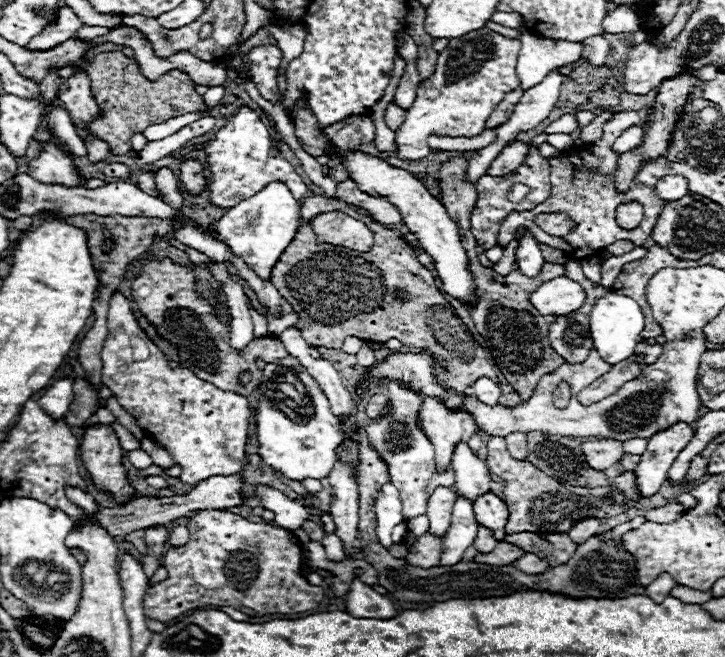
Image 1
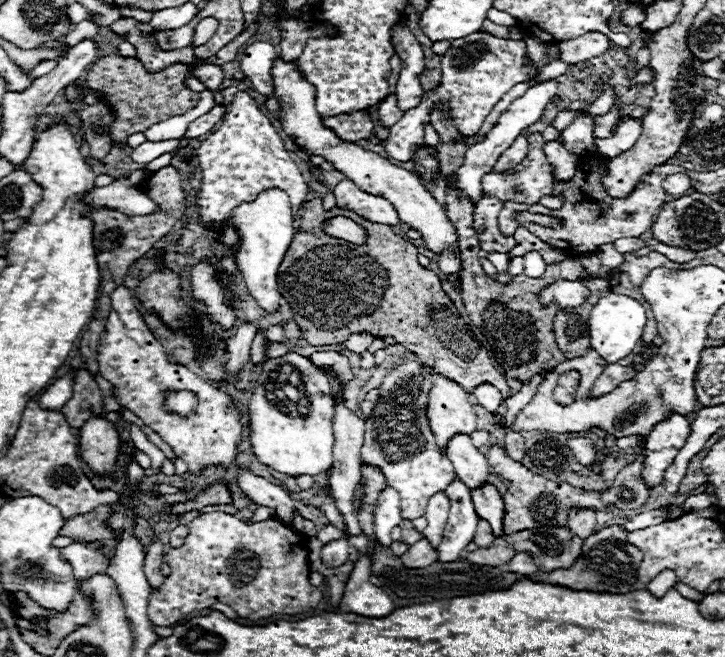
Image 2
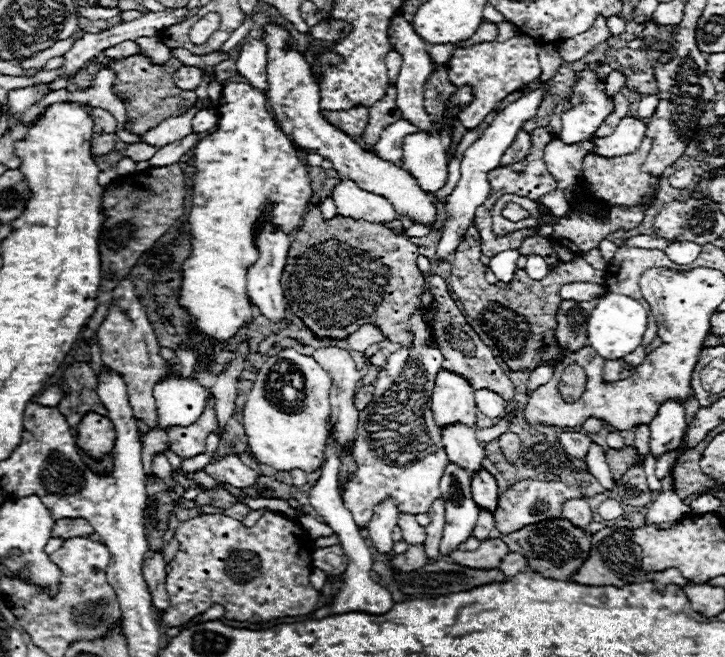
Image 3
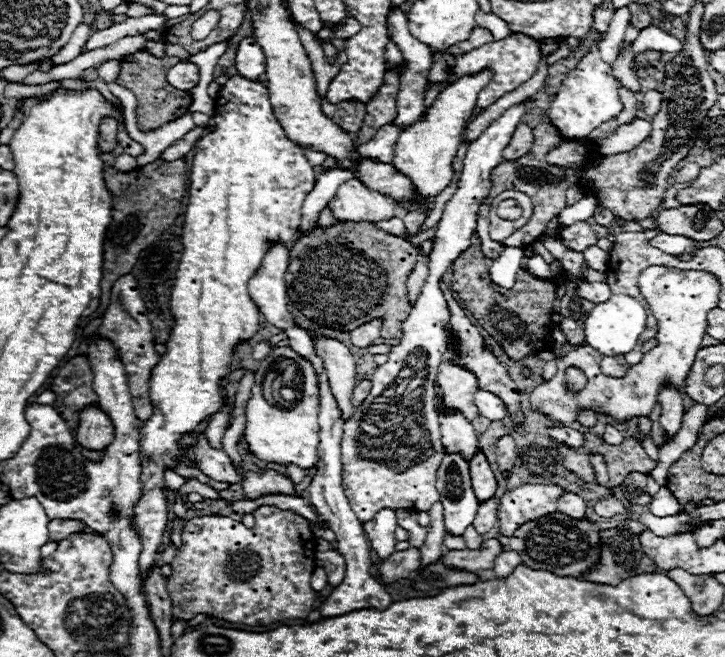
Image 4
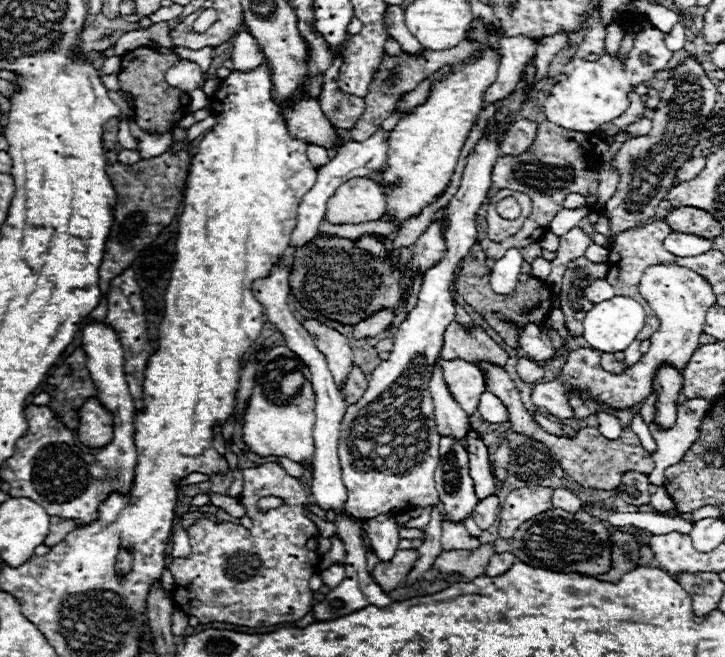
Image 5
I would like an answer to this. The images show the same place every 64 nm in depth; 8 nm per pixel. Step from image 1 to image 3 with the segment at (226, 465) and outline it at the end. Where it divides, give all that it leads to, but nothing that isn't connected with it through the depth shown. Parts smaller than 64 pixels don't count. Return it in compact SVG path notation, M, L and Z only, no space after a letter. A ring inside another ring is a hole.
M126 278L118 282L118 286L112 290L112 304L108 310L106 320L98 328L98 344L100 344L100 358L106 368L120 374L126 382L128 402L132 406L132 412L136 418L144 420L148 426L158 426L158 410L156 410L156 398L152 396L154 386L164 380L172 368L170 364L160 356L160 344L156 340L156 334L146 318L146 312L140 306L138 296L134 294L132 282ZM214 394L208 398L208 404L206 404L202 416L194 424L174 426L174 428L166 430L170 450L176 452L180 458L194 458L198 454L204 454L204 442L210 434L210 420L218 420Z

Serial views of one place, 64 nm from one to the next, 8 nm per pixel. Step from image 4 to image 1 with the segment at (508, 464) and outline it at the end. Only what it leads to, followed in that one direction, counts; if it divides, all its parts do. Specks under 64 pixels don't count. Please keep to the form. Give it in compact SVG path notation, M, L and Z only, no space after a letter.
M512 432L506 436L506 444L508 444L508 452L516 458L516 460L526 460L528 456L528 438L524 432Z

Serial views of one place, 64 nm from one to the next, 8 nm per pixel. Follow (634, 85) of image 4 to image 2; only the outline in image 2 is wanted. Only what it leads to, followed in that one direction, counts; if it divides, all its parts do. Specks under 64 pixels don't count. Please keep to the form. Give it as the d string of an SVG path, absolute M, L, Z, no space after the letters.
M608 90L608 92L604 92L592 106L582 108L582 112L584 112L584 114L590 114L590 116L602 116L602 114L610 112L612 106L614 106L614 94L612 94L612 90Z

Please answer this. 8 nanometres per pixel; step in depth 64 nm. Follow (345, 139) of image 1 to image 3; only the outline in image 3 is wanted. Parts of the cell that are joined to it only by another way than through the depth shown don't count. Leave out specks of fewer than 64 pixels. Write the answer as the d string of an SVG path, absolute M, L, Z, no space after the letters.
M356 106L356 108L350 108L348 112L346 110L326 112L324 118L350 138L352 136L362 136L366 126L368 126L368 108L366 106Z

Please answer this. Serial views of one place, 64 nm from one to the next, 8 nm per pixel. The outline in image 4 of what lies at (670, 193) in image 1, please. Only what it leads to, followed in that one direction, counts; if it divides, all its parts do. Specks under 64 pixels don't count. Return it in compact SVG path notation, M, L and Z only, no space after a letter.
M688 162L684 168L680 168L680 170L674 172L674 182L688 184L688 182L692 182L692 180L698 178L698 172L700 172L700 166L694 164L694 162Z

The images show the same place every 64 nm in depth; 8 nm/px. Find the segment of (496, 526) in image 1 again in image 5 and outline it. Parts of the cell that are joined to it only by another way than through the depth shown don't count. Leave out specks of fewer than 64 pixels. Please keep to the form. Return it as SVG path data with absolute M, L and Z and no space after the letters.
M470 430L468 434L468 454L470 454L470 476L474 480L474 488L478 492L478 498L492 496L496 490L496 480L490 468L490 458L484 442L480 440L480 434Z

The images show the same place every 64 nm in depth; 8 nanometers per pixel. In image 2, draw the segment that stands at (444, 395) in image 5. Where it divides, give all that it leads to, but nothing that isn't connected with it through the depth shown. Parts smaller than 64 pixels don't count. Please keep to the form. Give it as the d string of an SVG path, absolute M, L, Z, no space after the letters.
M454 436L448 442L448 460L452 462L456 476L470 488L480 488L490 476L490 466L484 454L472 446L470 436Z

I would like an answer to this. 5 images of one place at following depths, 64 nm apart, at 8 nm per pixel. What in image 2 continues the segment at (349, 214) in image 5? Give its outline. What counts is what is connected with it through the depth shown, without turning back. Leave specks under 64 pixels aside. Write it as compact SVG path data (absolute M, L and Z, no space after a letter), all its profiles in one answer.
M342 180L338 186L334 186L334 196L336 196L336 204L340 208L354 210L358 216L362 216L366 220L374 220L374 222L388 224L388 226L400 224L398 212L386 198L362 192L350 180Z

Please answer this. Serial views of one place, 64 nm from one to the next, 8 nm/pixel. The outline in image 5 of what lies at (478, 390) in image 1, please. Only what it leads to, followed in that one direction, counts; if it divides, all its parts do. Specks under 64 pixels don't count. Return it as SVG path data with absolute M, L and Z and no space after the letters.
M482 392L482 398L478 400L478 412L490 424L502 424L508 420L506 406L492 392Z

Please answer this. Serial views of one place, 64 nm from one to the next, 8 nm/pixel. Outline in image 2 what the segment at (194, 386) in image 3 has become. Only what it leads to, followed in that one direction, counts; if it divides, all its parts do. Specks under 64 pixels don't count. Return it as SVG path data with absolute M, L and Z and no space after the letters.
M172 392L166 398L166 408L178 412L180 416L188 416L196 406L196 396L192 392Z

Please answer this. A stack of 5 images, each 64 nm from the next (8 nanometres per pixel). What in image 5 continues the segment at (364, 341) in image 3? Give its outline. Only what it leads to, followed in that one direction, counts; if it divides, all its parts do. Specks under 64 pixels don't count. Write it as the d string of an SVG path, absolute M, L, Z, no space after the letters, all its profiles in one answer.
M382 309L354 326L354 338L364 340L364 338L374 338L380 334L388 324L394 319L394 314L389 309Z

